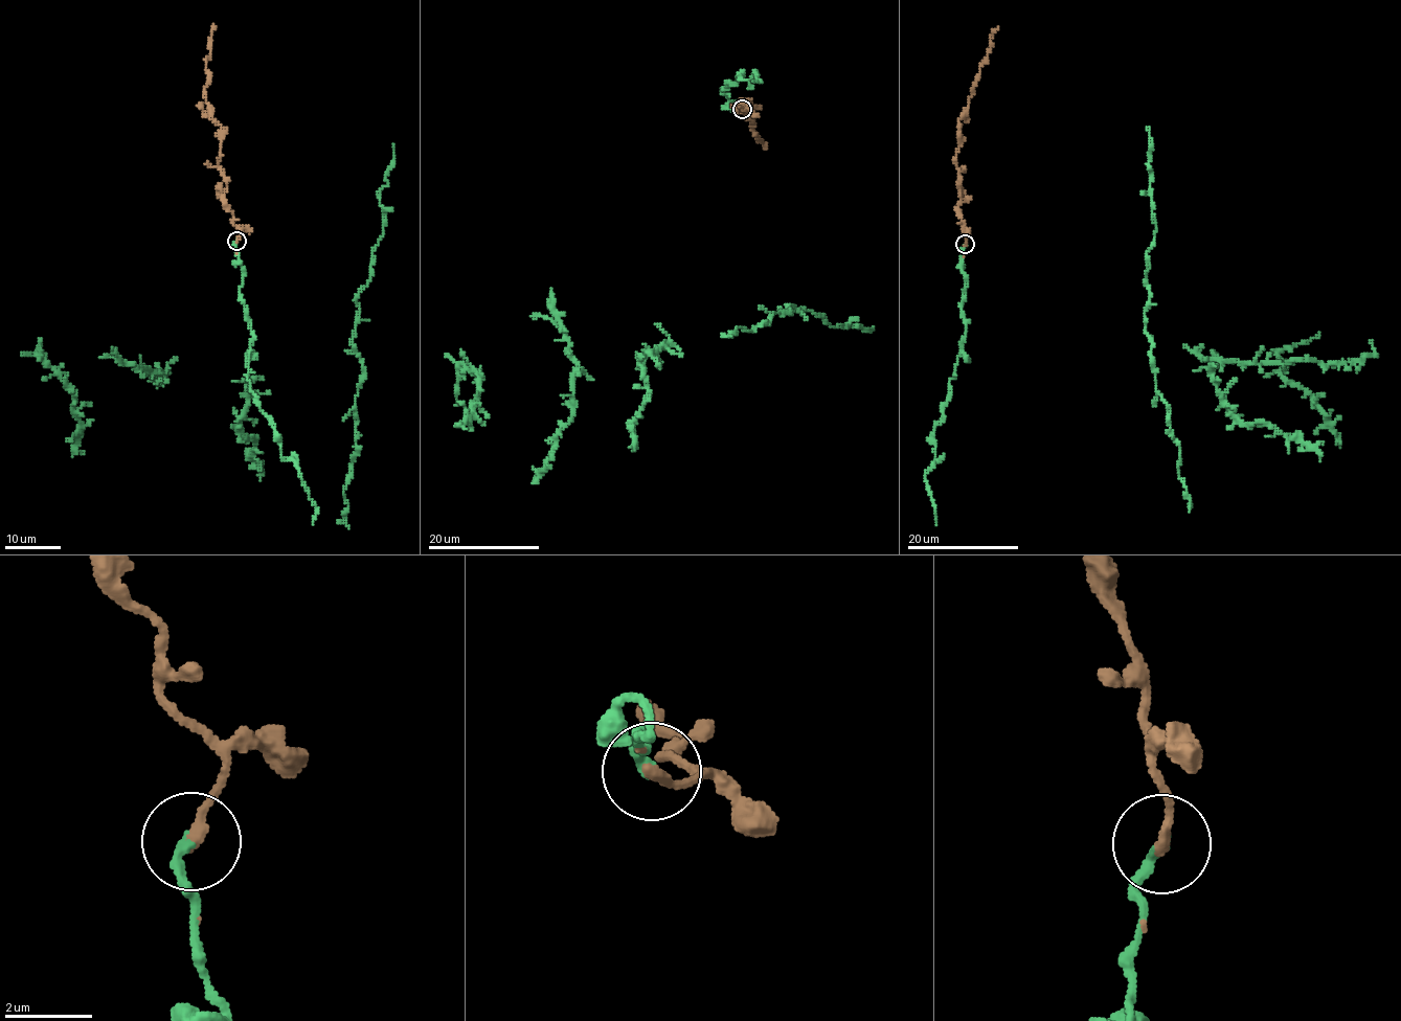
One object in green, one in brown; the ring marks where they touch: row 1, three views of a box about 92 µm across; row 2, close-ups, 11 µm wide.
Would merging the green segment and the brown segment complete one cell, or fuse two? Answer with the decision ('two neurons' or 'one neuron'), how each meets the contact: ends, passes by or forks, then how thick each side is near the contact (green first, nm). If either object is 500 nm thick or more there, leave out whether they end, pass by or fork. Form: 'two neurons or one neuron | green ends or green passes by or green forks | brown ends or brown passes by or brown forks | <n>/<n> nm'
one neuron | green ends | brown ends | 200/280 nm

